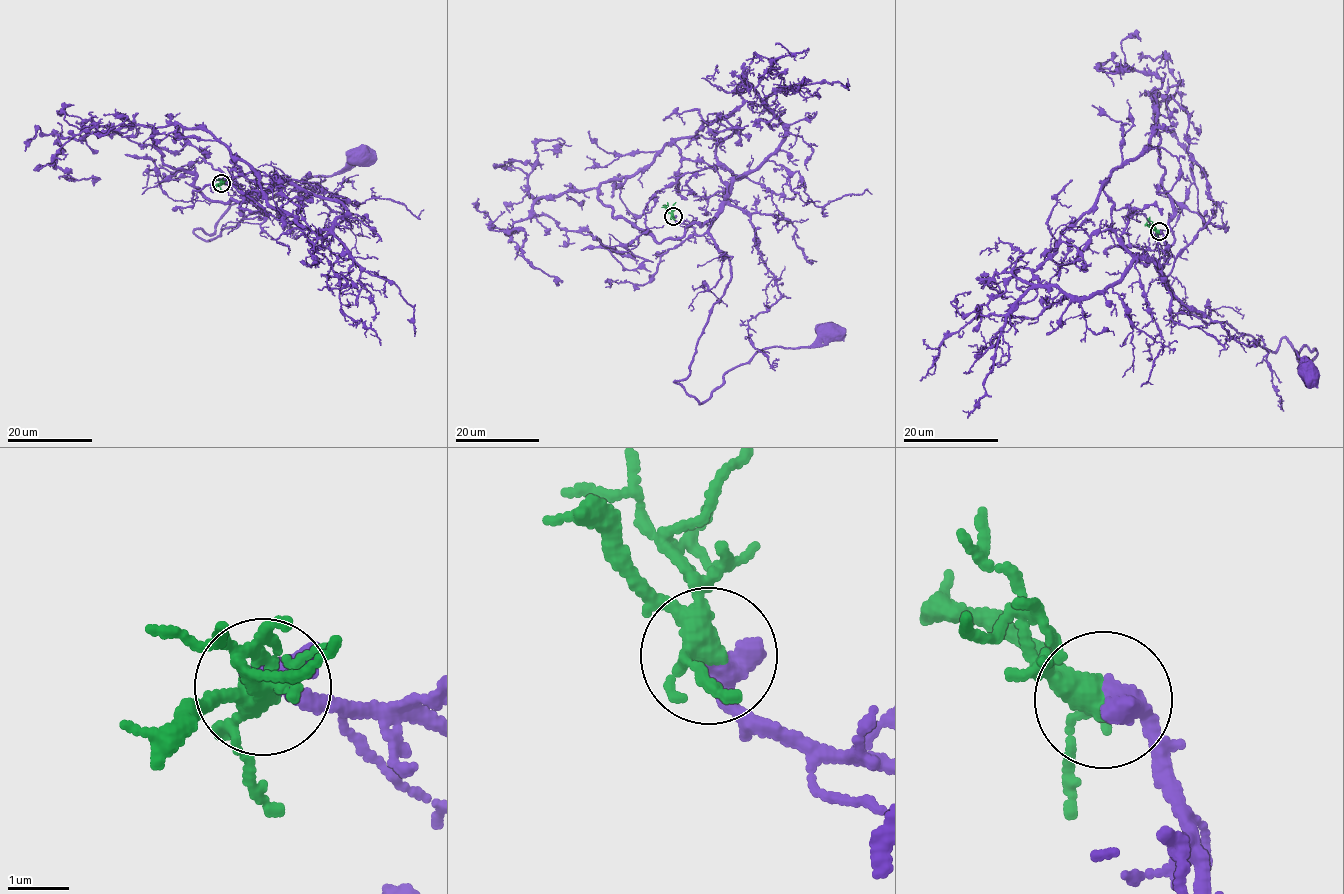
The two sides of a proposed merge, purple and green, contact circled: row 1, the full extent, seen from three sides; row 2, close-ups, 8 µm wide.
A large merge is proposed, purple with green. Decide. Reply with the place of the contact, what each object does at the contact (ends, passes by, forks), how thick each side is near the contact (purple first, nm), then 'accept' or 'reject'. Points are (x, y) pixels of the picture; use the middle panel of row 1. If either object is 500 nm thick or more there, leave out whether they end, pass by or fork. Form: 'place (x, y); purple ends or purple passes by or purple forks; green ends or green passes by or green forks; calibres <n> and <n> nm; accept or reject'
place (673, 216); purple ends; green forks; calibres 480 and 300 nm; accept

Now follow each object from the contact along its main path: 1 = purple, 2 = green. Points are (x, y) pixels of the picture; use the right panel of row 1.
1: (1159, 231), (1172, 294), (1192, 313), (1271, 351), (1282, 338), (1307, 364), (1317, 350), (1296, 352), (1309, 375)
2: (1159, 231), (1149, 216)

